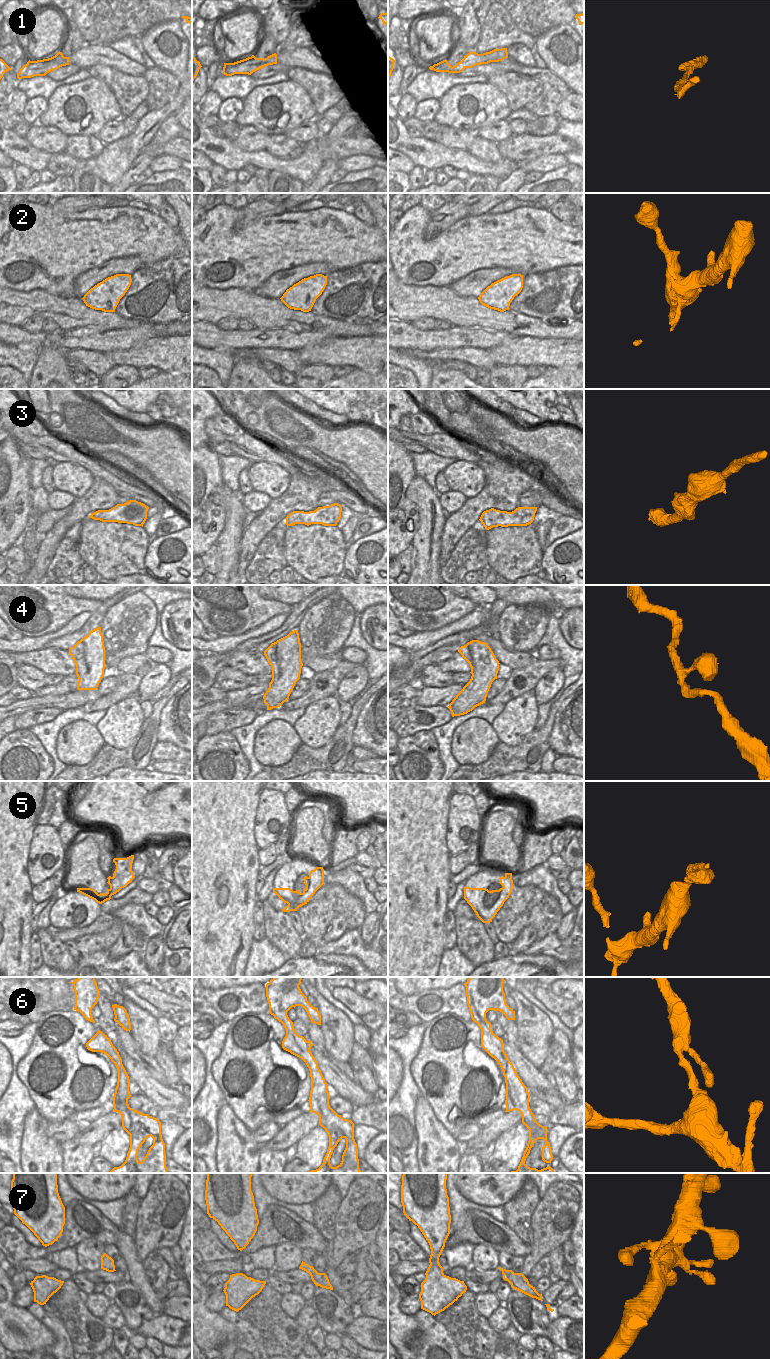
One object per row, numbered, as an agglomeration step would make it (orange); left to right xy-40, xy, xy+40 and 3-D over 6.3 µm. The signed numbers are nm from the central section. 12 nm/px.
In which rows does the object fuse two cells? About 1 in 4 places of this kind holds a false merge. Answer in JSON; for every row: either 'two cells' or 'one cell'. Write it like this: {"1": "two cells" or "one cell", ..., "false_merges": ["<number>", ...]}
{"1": "one cell", "2": "one cell", "3": "one cell", "4": "one cell", "5": "two cells", "6": "one cell", "7": "one cell", "false_merges": ["5"]}

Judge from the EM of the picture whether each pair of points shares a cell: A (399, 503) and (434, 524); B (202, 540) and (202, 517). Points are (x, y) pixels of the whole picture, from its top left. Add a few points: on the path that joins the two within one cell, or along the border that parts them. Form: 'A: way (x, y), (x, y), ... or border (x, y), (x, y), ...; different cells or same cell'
A: border (406, 495), (418, 512), (418, 530), (413, 538); different cells
B: way (202, 534), (202, 523); same cell

